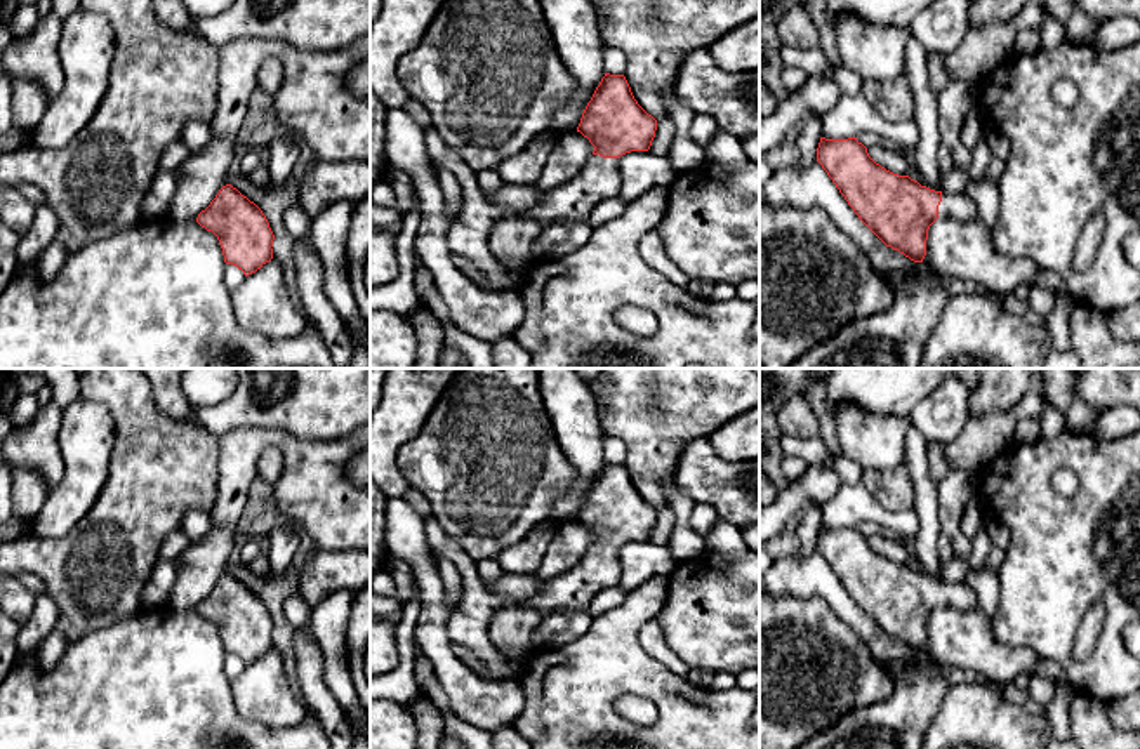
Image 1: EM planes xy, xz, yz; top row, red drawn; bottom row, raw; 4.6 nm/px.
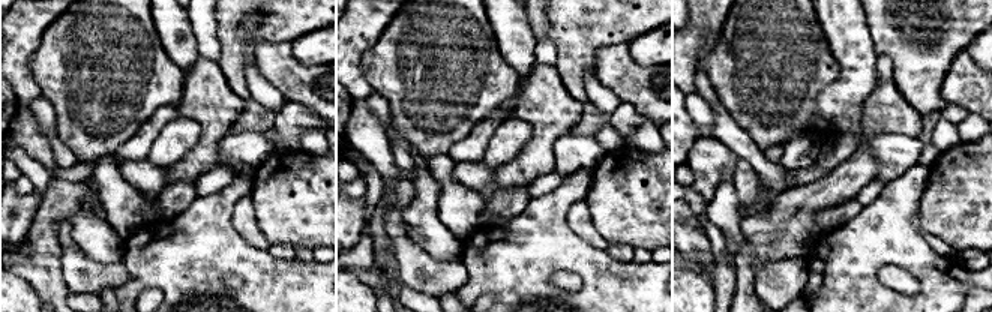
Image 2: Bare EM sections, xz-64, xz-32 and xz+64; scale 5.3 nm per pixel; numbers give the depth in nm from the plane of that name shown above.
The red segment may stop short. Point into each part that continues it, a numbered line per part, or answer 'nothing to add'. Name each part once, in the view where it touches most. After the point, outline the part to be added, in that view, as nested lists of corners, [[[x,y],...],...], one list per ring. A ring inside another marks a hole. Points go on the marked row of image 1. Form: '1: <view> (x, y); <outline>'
1: xz (600, 179); [[[591,155],[577,177],[547,191],[532,210],[518,214],[542,228],[556,221],[584,221],[598,203],[617,196],[620,184],[619,158]]]

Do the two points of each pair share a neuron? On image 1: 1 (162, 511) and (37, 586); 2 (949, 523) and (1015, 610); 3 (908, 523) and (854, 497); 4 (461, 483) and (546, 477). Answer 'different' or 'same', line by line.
1: different
2: different
3: same
4: same

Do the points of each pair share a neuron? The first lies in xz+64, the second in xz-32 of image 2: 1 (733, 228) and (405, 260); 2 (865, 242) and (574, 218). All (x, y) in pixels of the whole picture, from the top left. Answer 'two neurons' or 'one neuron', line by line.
1: one neuron
2: two neurons

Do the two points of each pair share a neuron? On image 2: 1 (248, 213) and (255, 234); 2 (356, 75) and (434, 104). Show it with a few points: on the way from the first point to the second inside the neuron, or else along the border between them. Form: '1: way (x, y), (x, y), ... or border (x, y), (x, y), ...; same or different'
1: way (248, 218), (251, 230); same
2: border (375, 45), (362, 59), (363, 75), (374, 90); different

